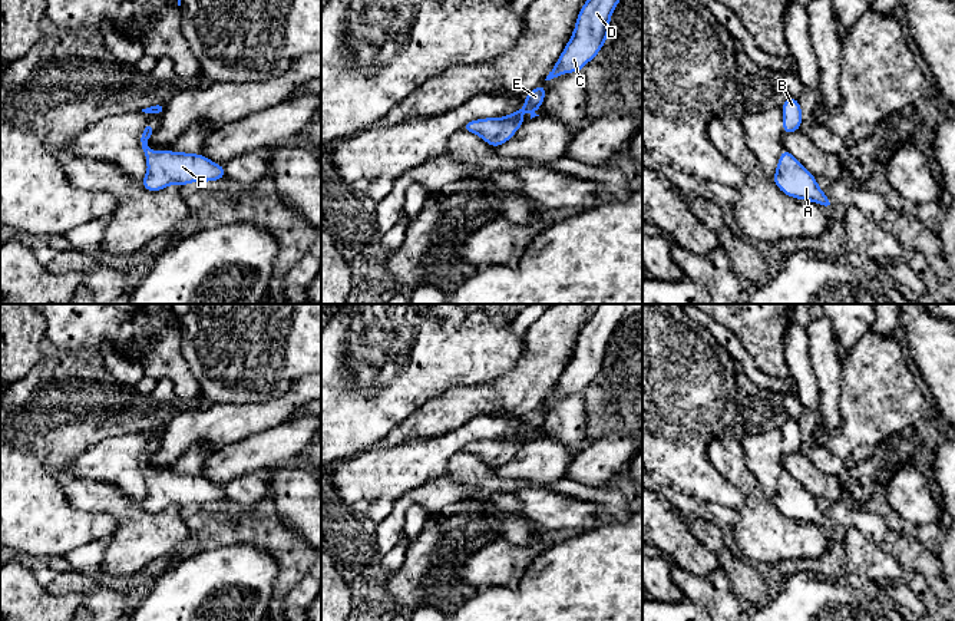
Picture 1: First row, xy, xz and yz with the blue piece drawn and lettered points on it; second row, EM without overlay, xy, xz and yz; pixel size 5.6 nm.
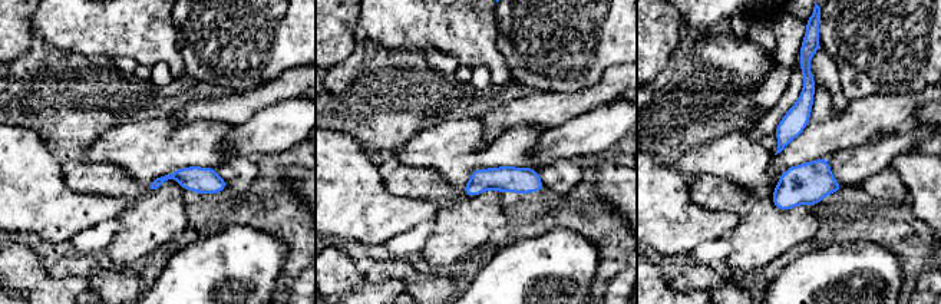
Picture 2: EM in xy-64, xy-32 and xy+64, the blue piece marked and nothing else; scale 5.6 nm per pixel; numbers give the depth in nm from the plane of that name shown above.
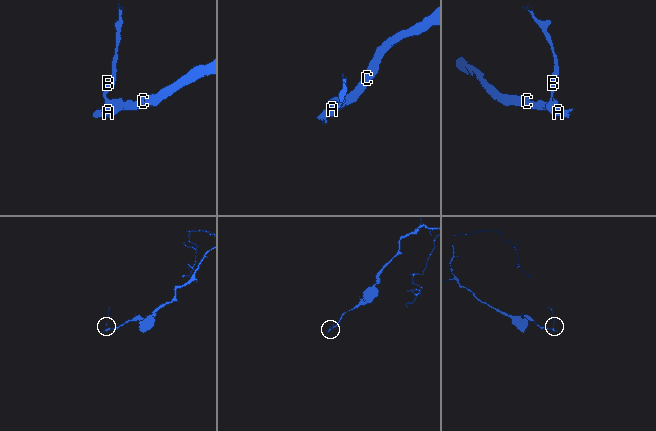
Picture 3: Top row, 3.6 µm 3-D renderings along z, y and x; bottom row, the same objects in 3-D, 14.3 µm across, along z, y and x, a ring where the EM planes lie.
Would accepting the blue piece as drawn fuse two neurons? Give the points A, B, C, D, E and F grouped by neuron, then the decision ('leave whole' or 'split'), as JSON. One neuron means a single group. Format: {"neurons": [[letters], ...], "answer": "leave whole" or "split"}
{"neurons": [["A", "B", "C", "D", "E", "F"]], "answer": "leave whole"}

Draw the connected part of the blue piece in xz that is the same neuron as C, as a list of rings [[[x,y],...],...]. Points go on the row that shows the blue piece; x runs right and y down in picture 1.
[[[586,0],[578,13],[574,33],[545,80],[581,72],[605,44],[609,19],[619,0]]]

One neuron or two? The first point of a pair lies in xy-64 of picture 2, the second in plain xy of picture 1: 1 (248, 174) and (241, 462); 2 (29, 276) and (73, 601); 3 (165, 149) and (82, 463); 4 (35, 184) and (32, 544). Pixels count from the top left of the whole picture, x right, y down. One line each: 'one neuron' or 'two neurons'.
1: two neurons
2: one neuron
3: one neuron
4: one neuron

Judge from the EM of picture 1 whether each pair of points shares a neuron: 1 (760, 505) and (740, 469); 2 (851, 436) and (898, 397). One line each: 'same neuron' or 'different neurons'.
1: same neuron
2: same neuron

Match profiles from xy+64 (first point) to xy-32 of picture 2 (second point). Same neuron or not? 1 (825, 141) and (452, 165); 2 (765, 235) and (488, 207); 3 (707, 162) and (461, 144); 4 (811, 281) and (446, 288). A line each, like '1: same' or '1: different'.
1: different
2: same
3: same
4: different

